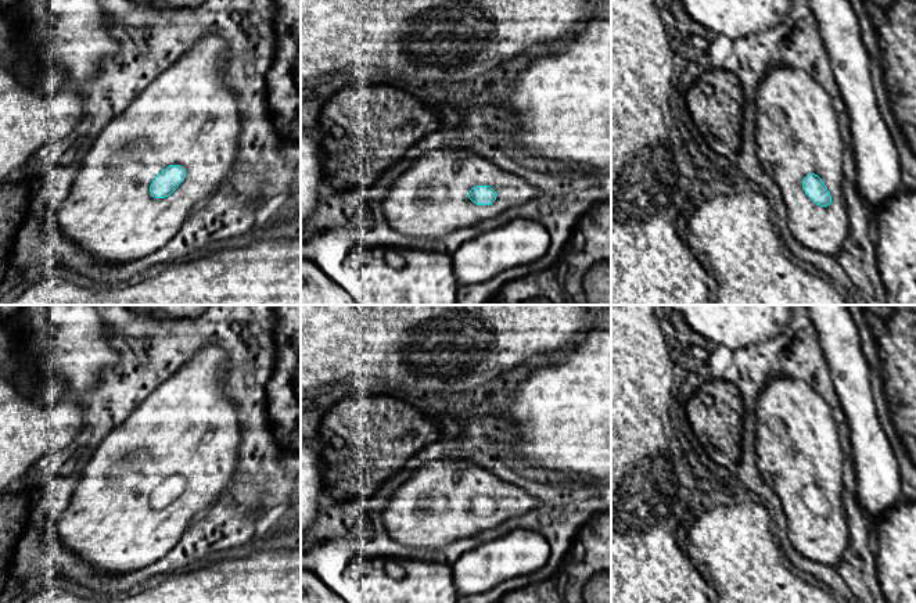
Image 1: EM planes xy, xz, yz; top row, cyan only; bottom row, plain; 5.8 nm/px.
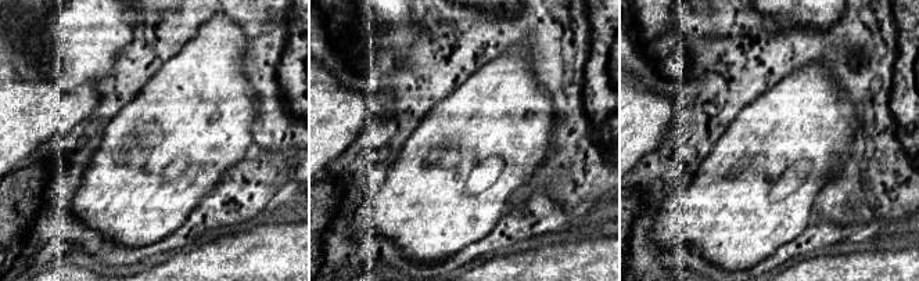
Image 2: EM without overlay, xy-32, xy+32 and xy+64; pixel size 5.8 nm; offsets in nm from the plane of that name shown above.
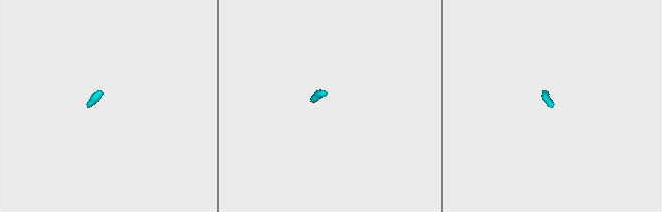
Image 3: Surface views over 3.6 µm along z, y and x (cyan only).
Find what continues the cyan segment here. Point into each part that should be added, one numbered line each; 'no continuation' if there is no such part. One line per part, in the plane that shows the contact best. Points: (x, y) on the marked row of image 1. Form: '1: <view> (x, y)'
1: xy (187, 115)

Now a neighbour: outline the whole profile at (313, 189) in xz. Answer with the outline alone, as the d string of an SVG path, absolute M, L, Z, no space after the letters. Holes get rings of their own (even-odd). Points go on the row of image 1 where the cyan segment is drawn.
M301 132L301 223L313 215L327 193L320 144L315 133Z

